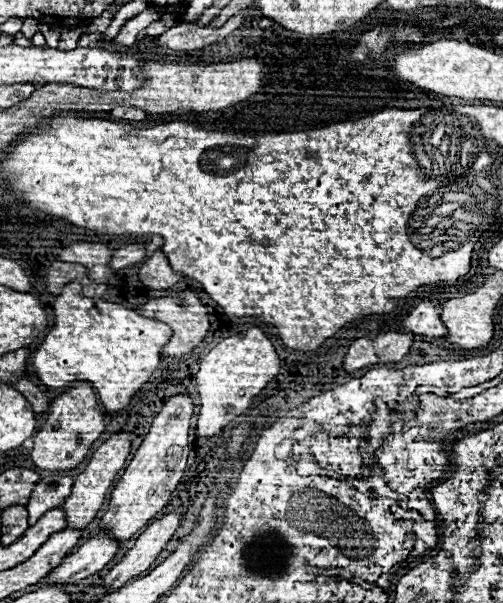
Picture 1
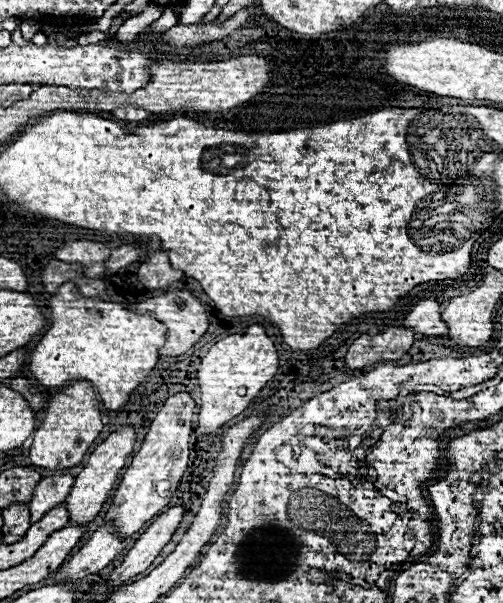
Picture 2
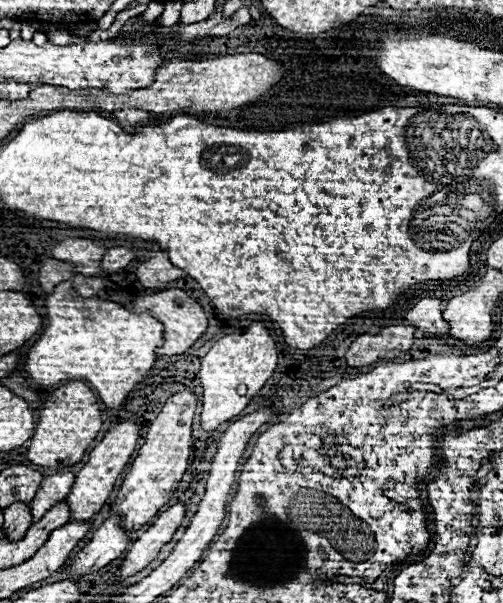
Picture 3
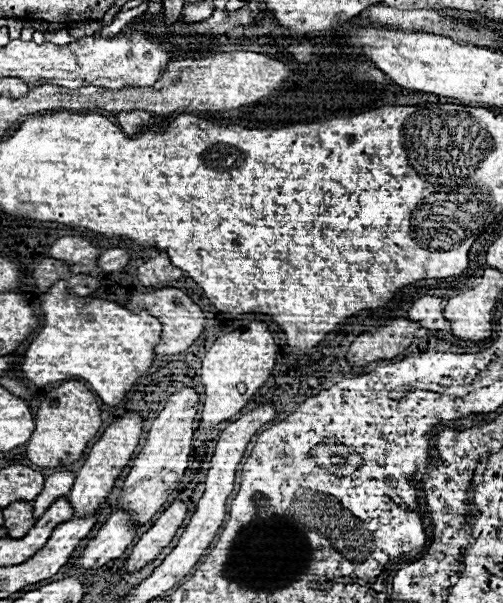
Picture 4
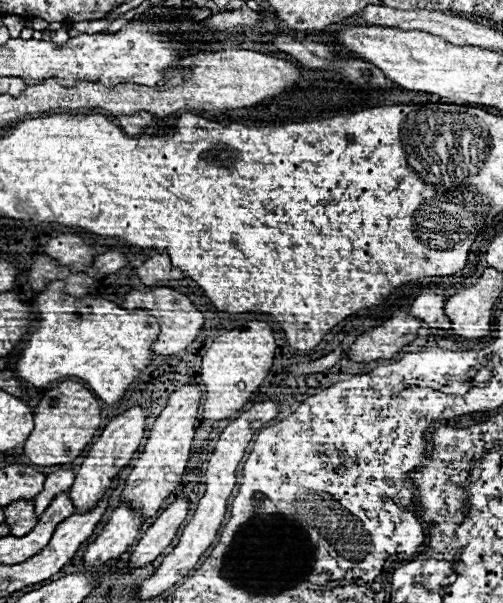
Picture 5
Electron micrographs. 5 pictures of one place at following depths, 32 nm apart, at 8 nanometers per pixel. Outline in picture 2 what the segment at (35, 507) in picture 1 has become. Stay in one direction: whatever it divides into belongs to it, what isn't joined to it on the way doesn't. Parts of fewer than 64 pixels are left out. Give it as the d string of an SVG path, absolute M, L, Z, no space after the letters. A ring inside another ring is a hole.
M62 474L62 476L48 476L42 478L32 500L28 502L30 508L30 522L38 522L54 504L62 504L74 484L72 474Z

